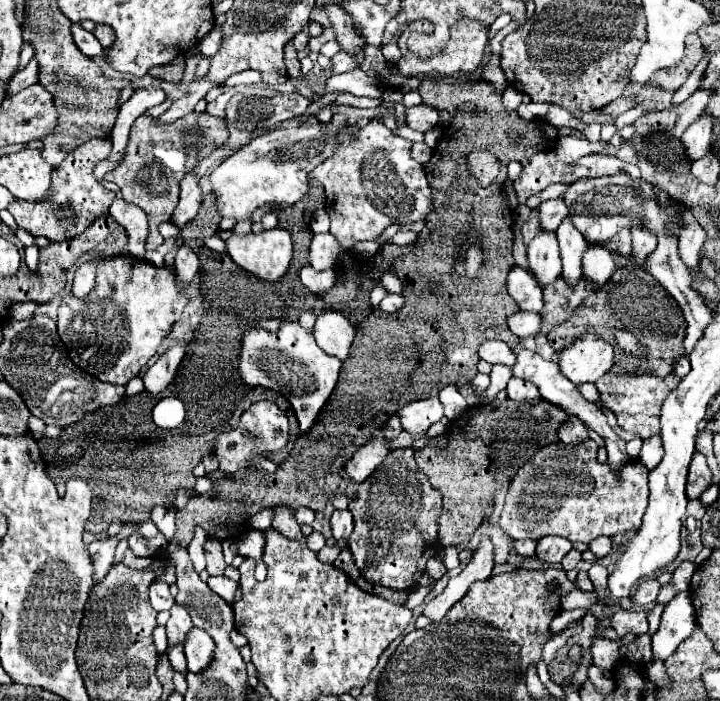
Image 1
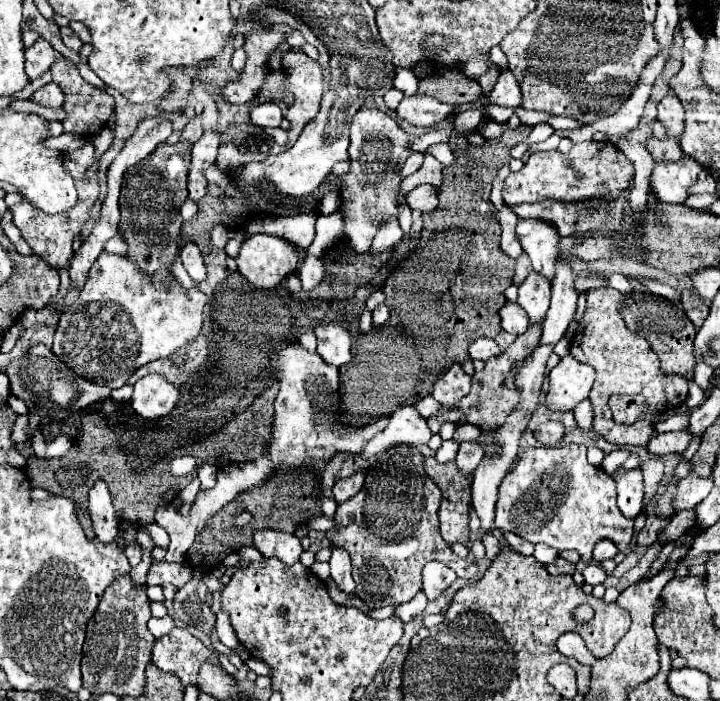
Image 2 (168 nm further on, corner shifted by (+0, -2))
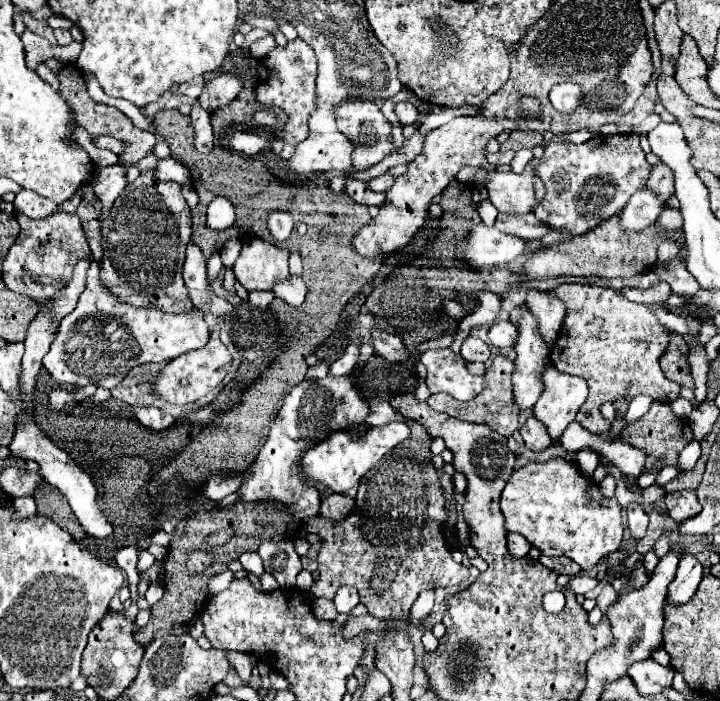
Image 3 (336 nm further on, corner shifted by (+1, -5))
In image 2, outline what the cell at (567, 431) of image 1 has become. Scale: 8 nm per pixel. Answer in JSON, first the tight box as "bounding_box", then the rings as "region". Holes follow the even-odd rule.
{"bounding_box":[533,421,563,447],"region":[[[547,421],[547,423],[541,423],[537,425],[537,429],[533,431],[535,439],[541,443],[541,445],[547,445],[547,447],[553,447],[557,445],[561,439],[563,439],[563,425],[561,423],[555,423],[555,421]]]}

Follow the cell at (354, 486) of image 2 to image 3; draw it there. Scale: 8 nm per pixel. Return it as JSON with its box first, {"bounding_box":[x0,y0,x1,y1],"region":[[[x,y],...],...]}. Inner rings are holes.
{"bounding_box":[320,494,354,520],"region":[[[330,494],[322,500],[320,516],[332,518],[332,520],[342,520],[352,512],[352,508],[354,508],[354,498],[346,496],[346,494]]]}

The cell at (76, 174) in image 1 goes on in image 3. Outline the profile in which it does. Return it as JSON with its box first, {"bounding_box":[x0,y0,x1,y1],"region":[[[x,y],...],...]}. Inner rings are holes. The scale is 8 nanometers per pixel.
{"bounding_box":[2,212,90,306],"region":[[[56,212],[48,218],[28,218],[26,214],[16,214],[16,220],[20,224],[20,234],[16,242],[12,244],[4,268],[2,268],[2,280],[4,284],[20,294],[26,294],[44,306],[48,298],[60,286],[66,286],[72,278],[72,268],[80,258],[86,258],[90,254],[82,222],[78,214],[66,214],[66,212]]]}

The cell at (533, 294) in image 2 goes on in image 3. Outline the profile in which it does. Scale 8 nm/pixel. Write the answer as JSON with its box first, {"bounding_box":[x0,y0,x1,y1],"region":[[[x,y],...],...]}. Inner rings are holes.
{"bounding_box":[514,308,548,410],"region":[[[530,308],[522,310],[518,318],[518,340],[514,344],[516,352],[516,374],[514,374],[514,394],[520,410],[532,408],[542,392],[542,374],[546,370],[548,346],[538,332],[538,318]]]}

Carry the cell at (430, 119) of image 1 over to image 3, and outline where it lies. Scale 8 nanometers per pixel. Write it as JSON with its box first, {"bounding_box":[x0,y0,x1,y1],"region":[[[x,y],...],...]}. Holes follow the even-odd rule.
{"bounding_box":[396,102,420,126],"region":[[[400,102],[398,106],[396,106],[396,116],[398,116],[398,120],[404,124],[404,126],[408,126],[408,124],[414,124],[416,120],[418,120],[418,116],[420,116],[420,112],[416,110],[416,106],[414,104],[410,104],[410,102]]]}

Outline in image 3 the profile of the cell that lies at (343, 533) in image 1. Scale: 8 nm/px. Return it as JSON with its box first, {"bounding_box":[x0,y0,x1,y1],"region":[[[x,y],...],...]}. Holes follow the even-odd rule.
{"bounding_box":[334,586,360,614],"region":[[[340,586],[340,590],[336,592],[336,598],[334,598],[336,610],[342,614],[348,614],[358,602],[360,602],[358,592],[352,586]]]}

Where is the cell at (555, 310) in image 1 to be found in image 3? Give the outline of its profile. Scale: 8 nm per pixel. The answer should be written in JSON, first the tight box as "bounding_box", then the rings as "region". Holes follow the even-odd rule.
{"bounding_box":[426,354,520,436],"region":[[[498,354],[492,362],[488,362],[488,368],[486,368],[486,374],[484,374],[486,386],[484,386],[484,390],[474,400],[470,400],[470,402],[458,402],[458,400],[454,400],[448,394],[432,394],[426,400],[426,404],[432,410],[444,412],[444,414],[454,416],[458,420],[474,422],[474,424],[488,424],[494,432],[510,436],[518,428],[518,414],[520,414],[520,408],[514,402],[514,390],[512,390],[512,374],[514,374],[514,370],[516,370],[514,360],[510,356]]]}

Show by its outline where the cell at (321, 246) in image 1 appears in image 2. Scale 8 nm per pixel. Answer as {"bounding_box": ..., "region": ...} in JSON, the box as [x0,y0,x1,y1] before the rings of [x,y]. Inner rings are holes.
{"bounding_box":[297,257,325,291],"region":[[[305,257],[303,265],[297,271],[297,277],[301,279],[301,289],[311,291],[315,289],[325,275],[325,265],[319,257]]]}

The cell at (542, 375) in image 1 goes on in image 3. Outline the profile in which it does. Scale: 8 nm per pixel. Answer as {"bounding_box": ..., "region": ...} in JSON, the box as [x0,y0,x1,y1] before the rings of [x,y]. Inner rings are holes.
{"bounding_box":[626,502,648,540],"region":[[[630,502],[626,508],[626,514],[628,514],[628,528],[630,528],[632,538],[640,540],[648,528],[648,514],[638,502]]]}

